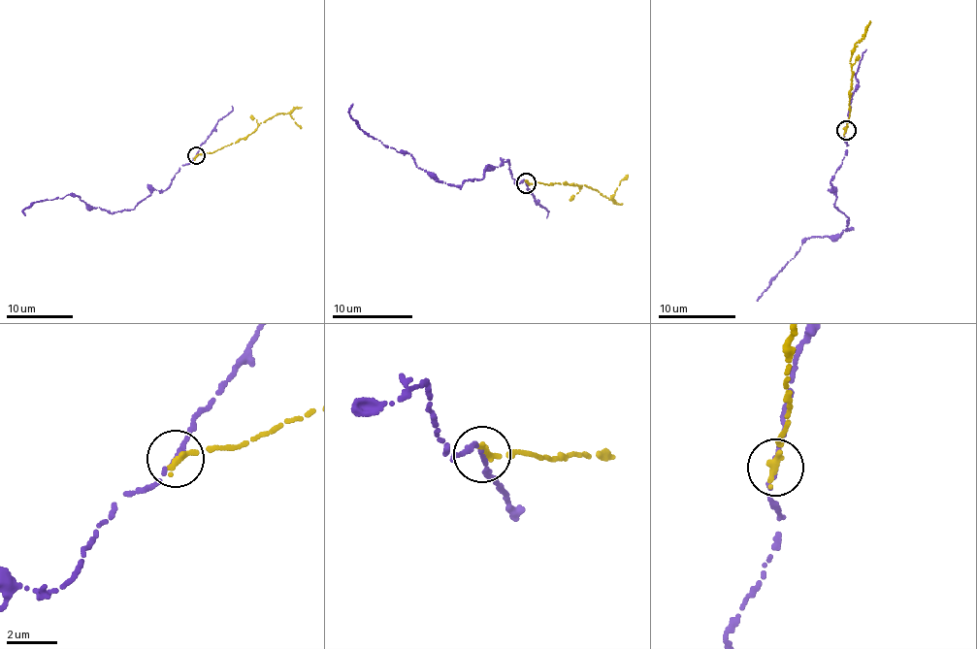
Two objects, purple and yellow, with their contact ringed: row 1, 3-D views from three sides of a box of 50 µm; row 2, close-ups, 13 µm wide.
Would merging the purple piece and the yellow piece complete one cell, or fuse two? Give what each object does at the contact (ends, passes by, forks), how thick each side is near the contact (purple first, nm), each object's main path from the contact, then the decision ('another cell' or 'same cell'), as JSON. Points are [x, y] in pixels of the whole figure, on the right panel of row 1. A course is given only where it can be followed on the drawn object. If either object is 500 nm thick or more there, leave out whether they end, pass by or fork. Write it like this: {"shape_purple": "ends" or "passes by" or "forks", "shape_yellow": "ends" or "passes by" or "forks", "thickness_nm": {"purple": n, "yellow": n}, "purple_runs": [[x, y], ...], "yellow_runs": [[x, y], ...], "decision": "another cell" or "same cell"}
{"shape_purple": "ends", "shape_yellow": "ends", "thickness_nm": {"purple": 240, "yellow": 320}, "purple_runs": [[846, 129], [841, 167], [830, 182], [834, 205], [850, 228], [838, 236], [806, 238], [757, 301]], "yellow_runs": [[847, 129], [853, 87], [849, 62], [854, 45], [863, 38], [852, 51]], "decision": "same cell"}

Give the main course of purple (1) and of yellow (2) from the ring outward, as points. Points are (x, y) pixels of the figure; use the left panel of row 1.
1: (195, 155), (164, 190), (154, 189), (129, 210), (89, 208), (69, 194), (33, 203), (23, 210), (24, 215)
2: (197, 155), (211, 153), (244, 139), (261, 122), (277, 114), (291, 115), (295, 124), (301, 127)

